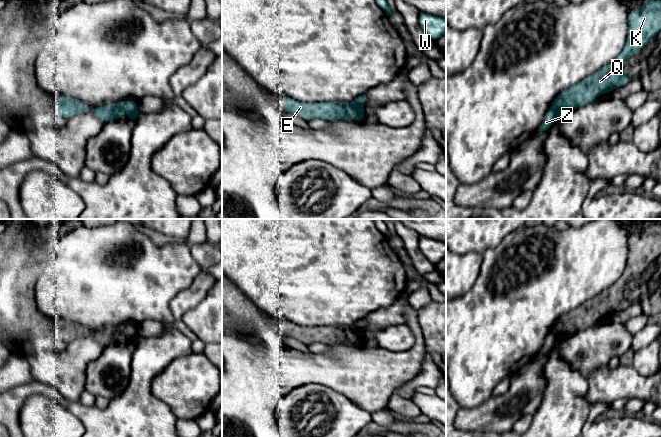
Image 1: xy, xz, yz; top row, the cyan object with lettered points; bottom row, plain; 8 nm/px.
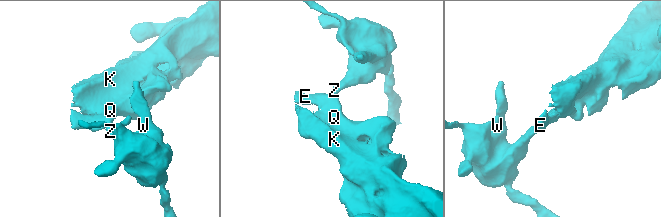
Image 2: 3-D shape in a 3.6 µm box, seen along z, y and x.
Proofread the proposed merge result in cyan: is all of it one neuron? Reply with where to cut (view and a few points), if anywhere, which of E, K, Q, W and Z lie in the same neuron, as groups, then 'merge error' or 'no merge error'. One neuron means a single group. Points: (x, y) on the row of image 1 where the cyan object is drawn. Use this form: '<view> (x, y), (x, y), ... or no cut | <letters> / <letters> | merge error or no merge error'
xy (137, 108), (128, 112) | E K Q / W Z | merge error

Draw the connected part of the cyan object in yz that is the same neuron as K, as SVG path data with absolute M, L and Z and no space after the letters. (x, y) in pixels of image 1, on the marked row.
M648 0L628 14L628 33L621 53L608 65L578 84L562 91L553 101L551 108L563 117L580 106L595 100L602 93L611 93L630 80L624 72L624 63L661 31L661 0Z

